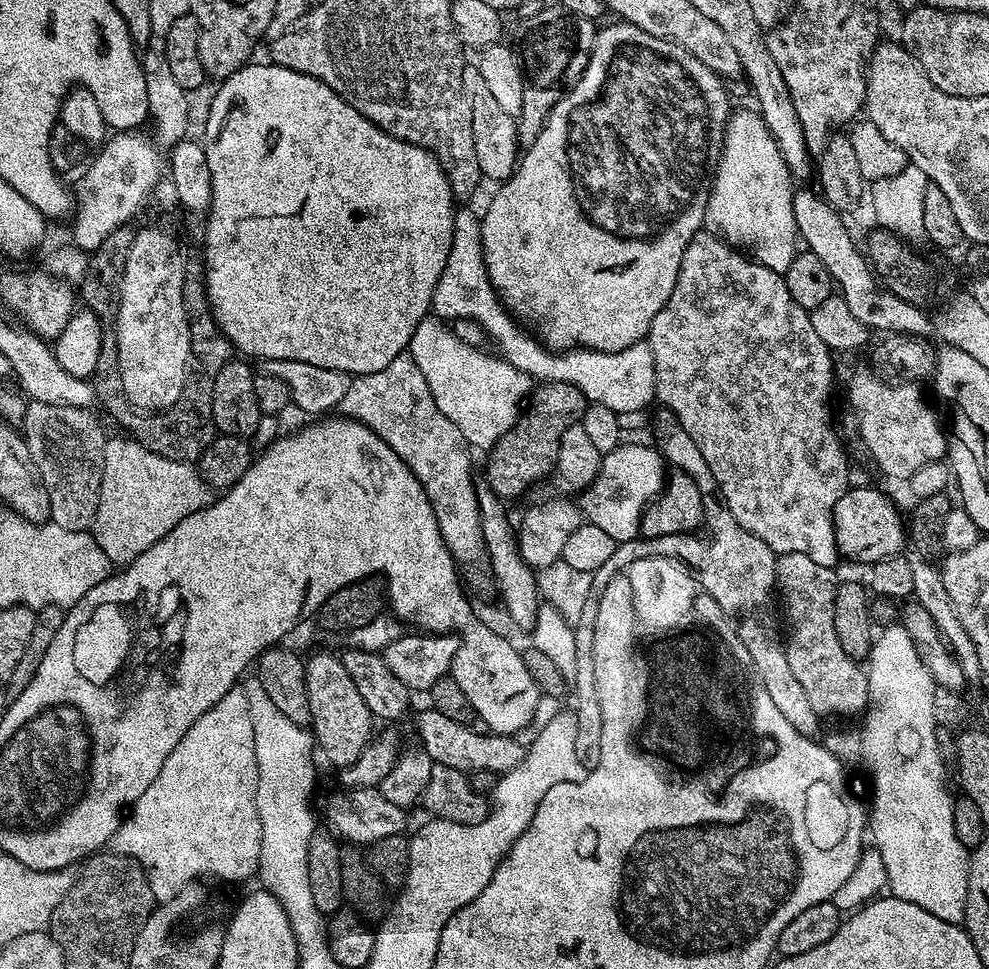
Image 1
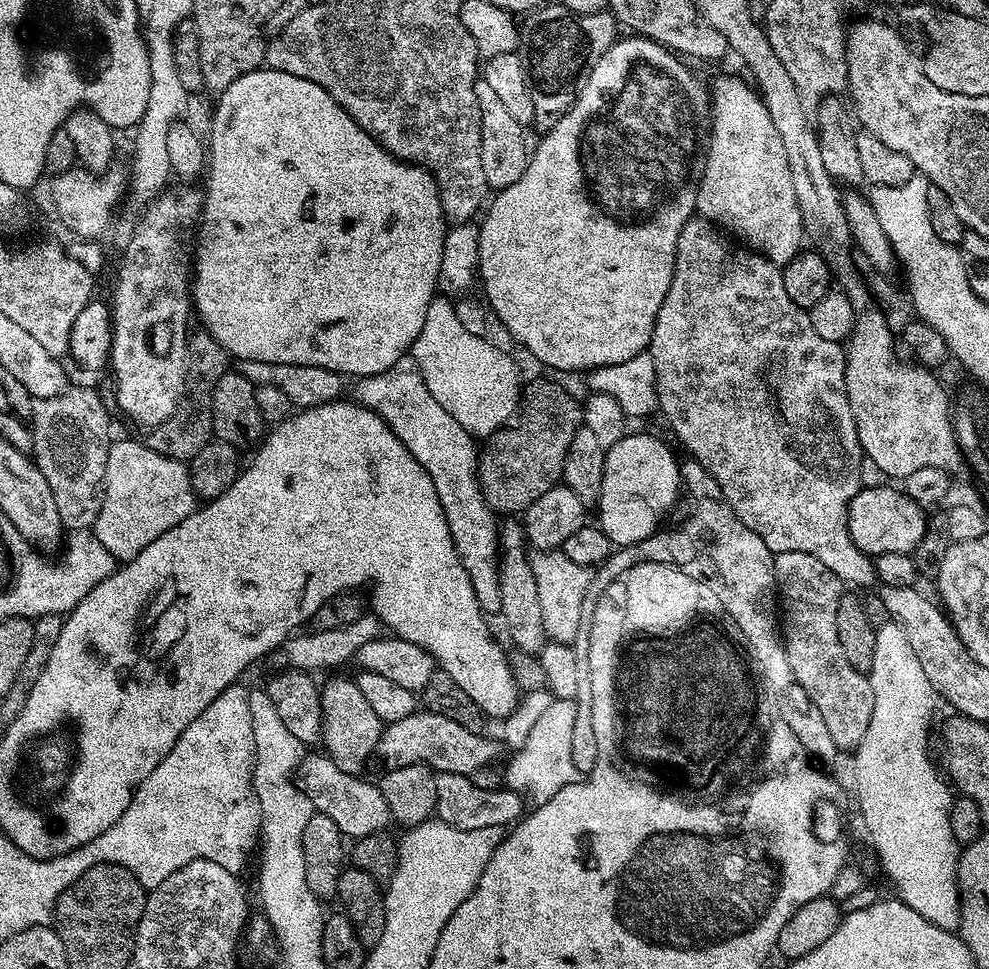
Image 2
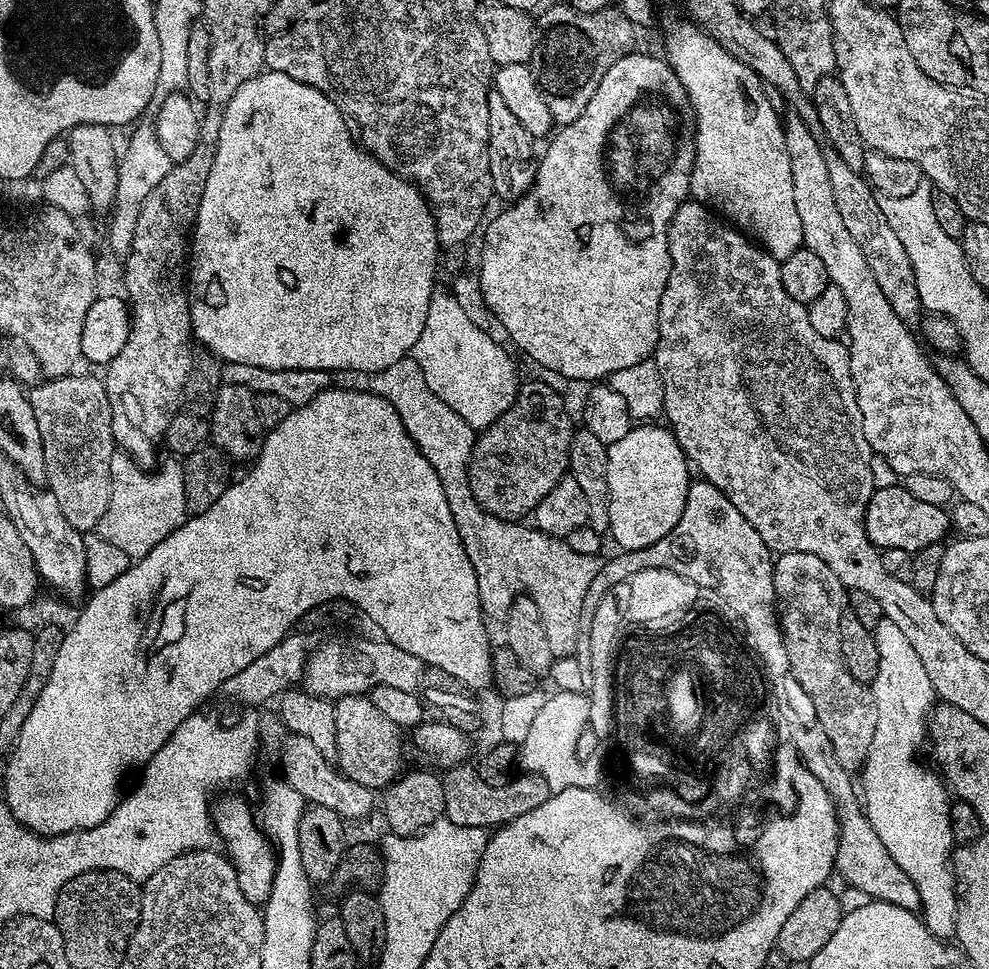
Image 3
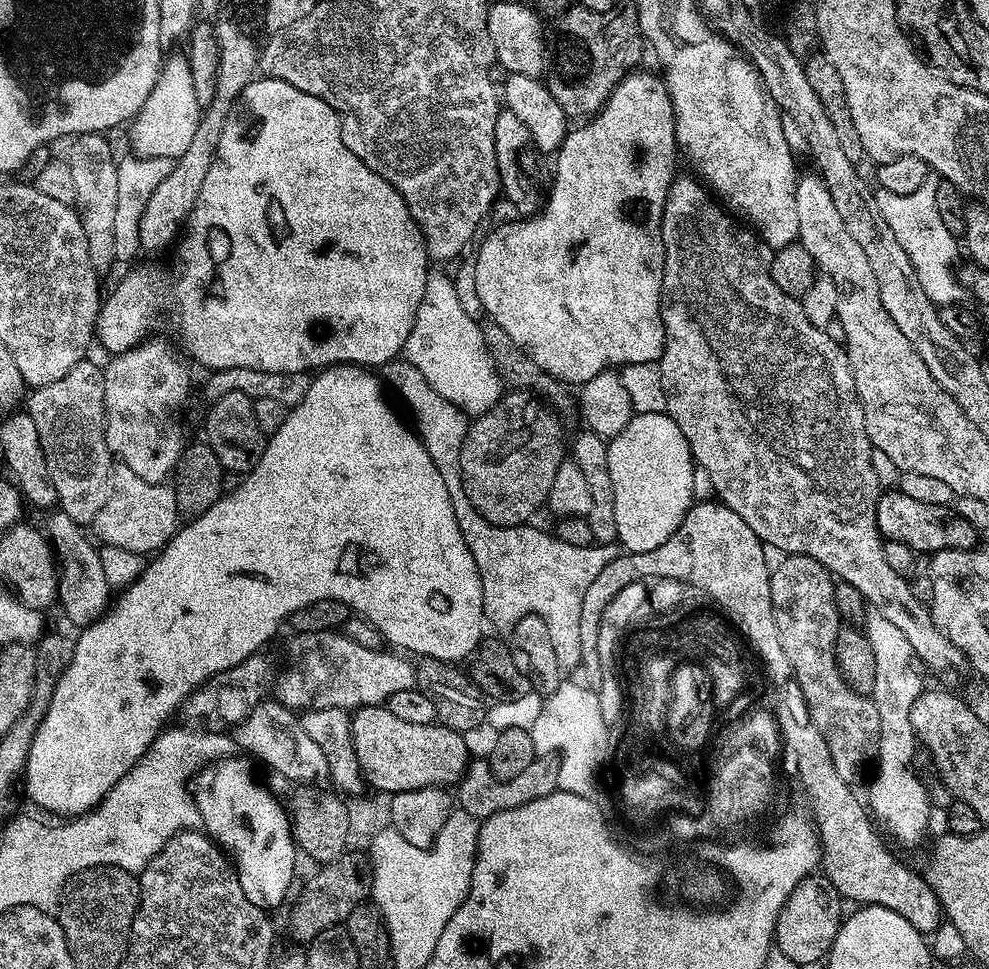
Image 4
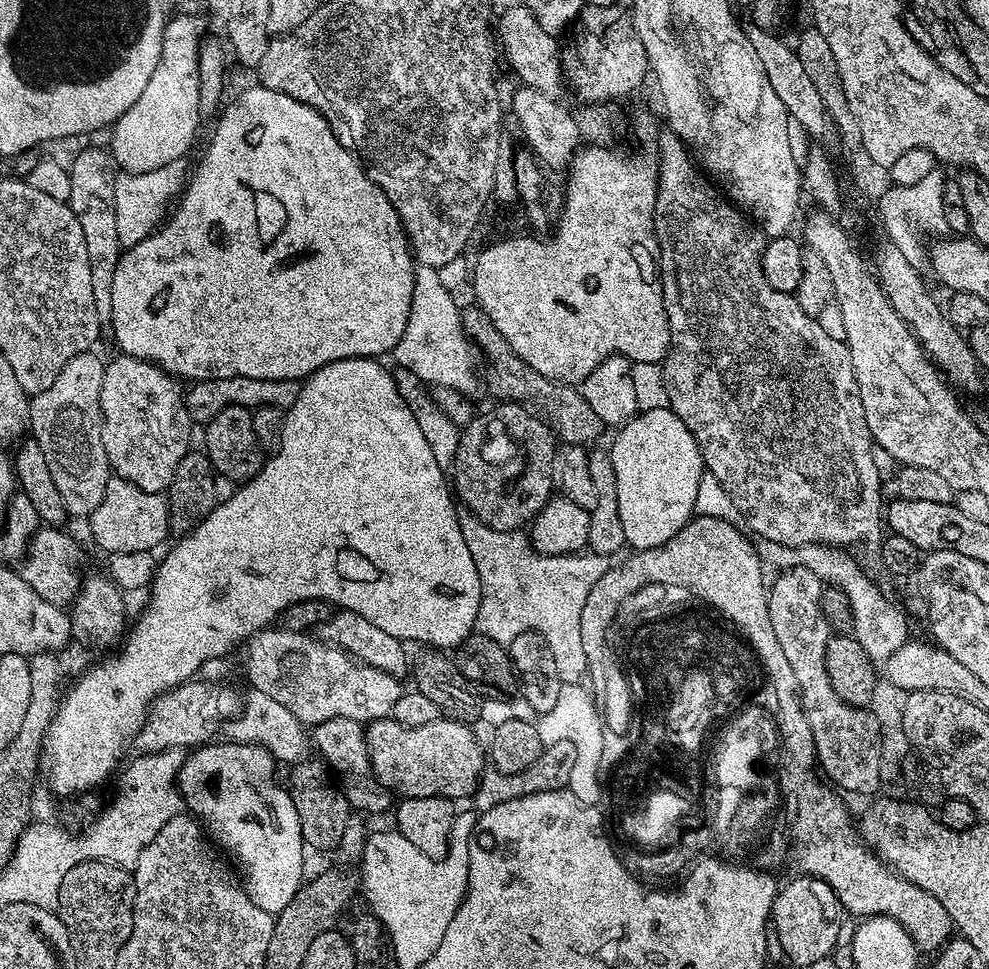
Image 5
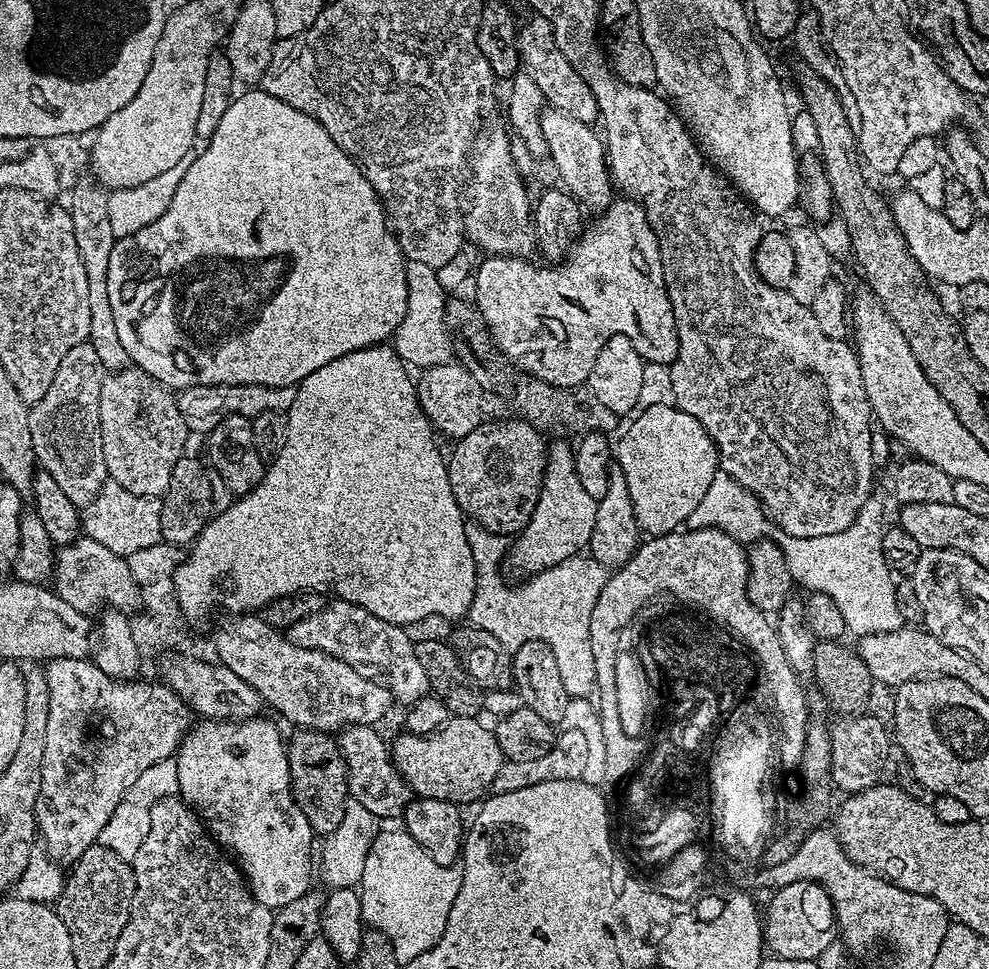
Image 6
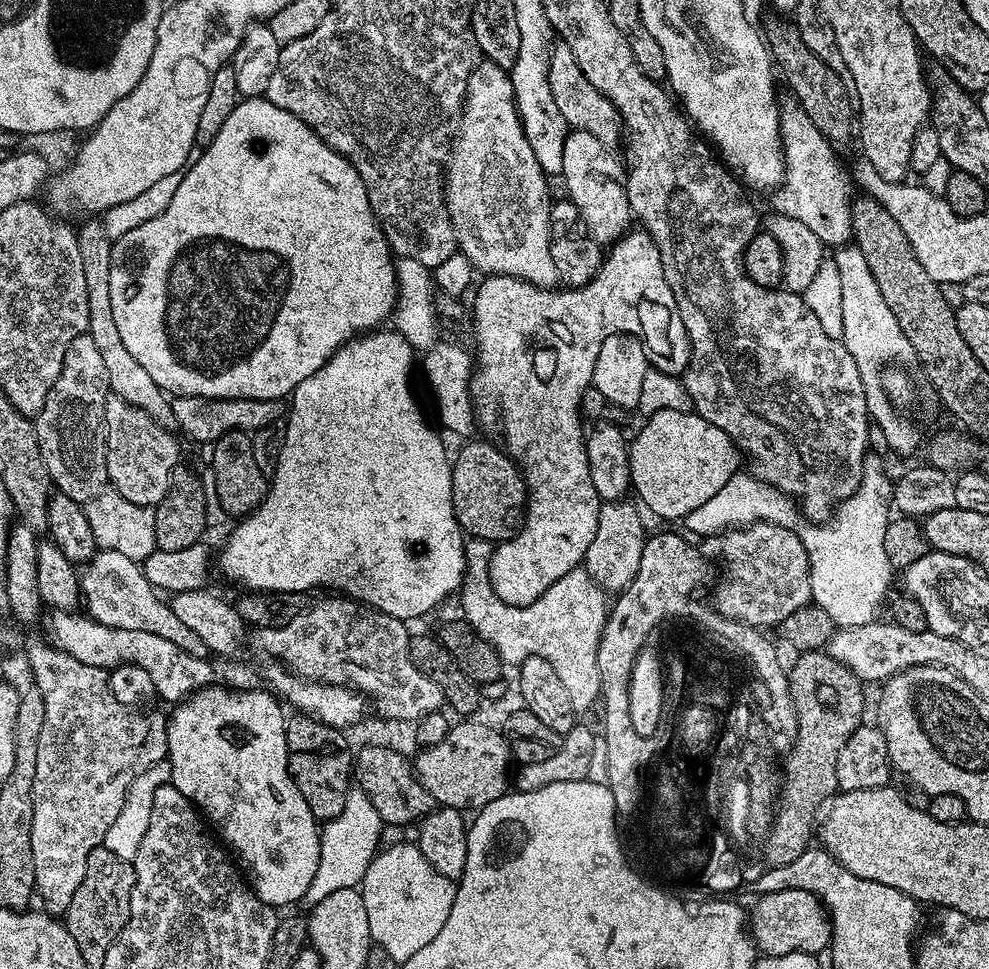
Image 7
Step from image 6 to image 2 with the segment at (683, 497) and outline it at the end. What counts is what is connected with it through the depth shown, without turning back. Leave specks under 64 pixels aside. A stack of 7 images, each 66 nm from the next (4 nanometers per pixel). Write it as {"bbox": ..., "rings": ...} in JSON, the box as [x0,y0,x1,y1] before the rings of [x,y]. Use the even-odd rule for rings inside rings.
{"bbox":[595,432,682,546],"rings":[[[634,432],[625,434],[605,451],[602,490],[595,503],[600,508],[598,527],[614,546],[637,544],[655,536],[664,515],[682,496],[681,461],[658,437]]]}

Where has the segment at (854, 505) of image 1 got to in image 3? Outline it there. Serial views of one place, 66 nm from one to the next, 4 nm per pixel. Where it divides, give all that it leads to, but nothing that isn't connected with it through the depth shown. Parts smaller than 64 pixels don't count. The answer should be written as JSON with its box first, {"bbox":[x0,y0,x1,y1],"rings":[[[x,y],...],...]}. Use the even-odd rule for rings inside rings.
{"bbox":[864,483,950,554],"rings":[[[899,483],[888,484],[885,488],[877,487],[873,491],[866,506],[864,529],[878,550],[893,548],[915,554],[924,547],[941,543],[945,539],[943,536],[950,532],[950,516],[944,508],[918,502],[918,498],[914,498],[914,494],[910,494],[910,490]]]}

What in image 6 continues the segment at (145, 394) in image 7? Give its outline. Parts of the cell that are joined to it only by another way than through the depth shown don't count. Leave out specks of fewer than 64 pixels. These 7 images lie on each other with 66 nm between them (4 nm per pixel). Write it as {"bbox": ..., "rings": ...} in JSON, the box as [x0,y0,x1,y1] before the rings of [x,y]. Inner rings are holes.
{"bbox":[71,178,130,373],"rings":[[[81,178],[75,188],[71,189],[75,241],[78,242],[79,253],[83,265],[86,266],[87,286],[90,289],[90,334],[87,343],[94,346],[98,358],[102,358],[102,366],[109,373],[122,372],[129,367],[130,361],[122,341],[118,338],[118,329],[114,323],[114,313],[110,307],[110,294],[106,294],[106,273],[110,271],[110,250],[116,245],[116,235],[110,226],[110,206],[108,192],[95,179]]]}

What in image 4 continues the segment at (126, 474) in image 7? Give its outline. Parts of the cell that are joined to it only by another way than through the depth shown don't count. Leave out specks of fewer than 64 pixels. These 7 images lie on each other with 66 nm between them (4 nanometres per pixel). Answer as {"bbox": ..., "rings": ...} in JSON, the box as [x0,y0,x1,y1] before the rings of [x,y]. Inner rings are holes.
{"bbox":[104,339,188,484],"rings":[[[145,339],[126,352],[117,352],[104,368],[104,433],[109,453],[138,478],[151,484],[165,483],[175,473],[176,463],[186,447],[180,433],[180,411],[188,400],[188,368],[164,340]]]}

